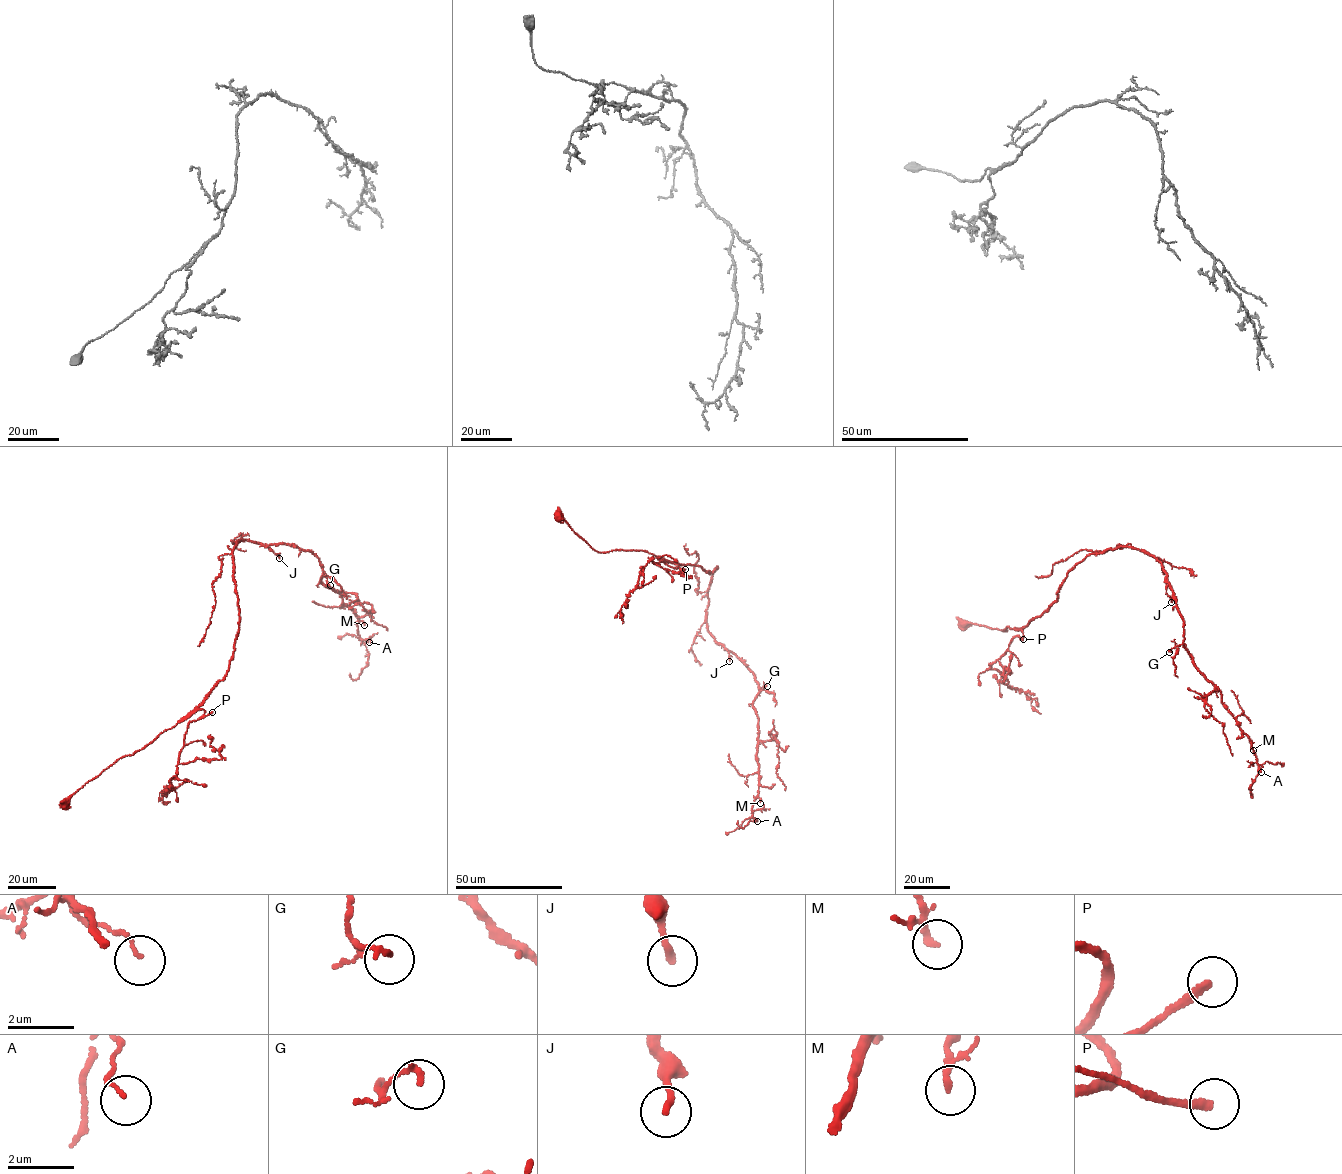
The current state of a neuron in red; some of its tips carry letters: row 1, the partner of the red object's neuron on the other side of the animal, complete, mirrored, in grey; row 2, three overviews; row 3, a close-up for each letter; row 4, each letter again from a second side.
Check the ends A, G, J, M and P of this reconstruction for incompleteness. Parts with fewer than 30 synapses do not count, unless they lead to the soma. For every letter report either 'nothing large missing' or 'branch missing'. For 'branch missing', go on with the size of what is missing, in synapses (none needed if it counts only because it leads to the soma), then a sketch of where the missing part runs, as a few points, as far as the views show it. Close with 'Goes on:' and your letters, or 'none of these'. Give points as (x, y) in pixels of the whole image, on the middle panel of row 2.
A: nothing large missing
G: nothing large missing
J: nothing large missing
M: nothing large missing
P: branch missing; about 50 synapses; missing branch runs (685, 569), (714, 568), (720, 556), (709, 561), (704, 587), (711, 593), (716, 611)
Goes on: P

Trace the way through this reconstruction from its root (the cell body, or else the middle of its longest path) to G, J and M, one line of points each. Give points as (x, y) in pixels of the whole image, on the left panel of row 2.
G: (63, 803), (186, 717), (225, 675), (238, 630), (232, 575), (238, 540), (312, 552), (330, 585)
J: (63, 803), (186, 717), (225, 675), (238, 630), (232, 575), (238, 540), (263, 544), (279, 558)
M: (63, 803), (186, 717), (225, 675), (238, 630), (238, 540), (312, 552), (321, 583), (364, 625)

